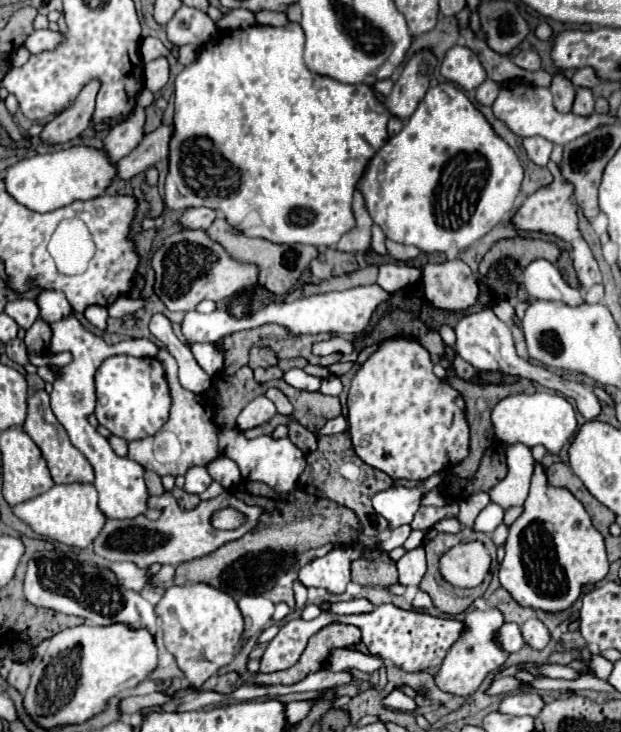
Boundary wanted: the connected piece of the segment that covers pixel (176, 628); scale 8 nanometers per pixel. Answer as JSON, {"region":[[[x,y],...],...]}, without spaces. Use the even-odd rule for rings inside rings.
{"region":[[[206,583],[172,585],[166,587],[154,611],[162,623],[162,641],[174,655],[192,689],[200,691],[206,679],[214,677],[220,667],[232,661],[234,649],[244,631],[244,621],[236,601],[228,593]]]}

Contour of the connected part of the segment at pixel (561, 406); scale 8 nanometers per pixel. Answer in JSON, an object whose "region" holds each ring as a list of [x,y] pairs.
{"region":[[[556,393],[510,395],[492,407],[490,419],[492,419],[492,431],[496,439],[500,439],[504,445],[522,443],[530,449],[536,445],[544,445],[546,451],[552,455],[558,455],[574,439],[578,431],[574,407]]]}

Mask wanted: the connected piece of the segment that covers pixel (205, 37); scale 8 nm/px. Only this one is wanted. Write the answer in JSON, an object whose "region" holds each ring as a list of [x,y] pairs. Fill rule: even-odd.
{"region":[[[182,5],[166,23],[166,35],[174,45],[204,45],[216,35],[214,21],[200,9]]]}

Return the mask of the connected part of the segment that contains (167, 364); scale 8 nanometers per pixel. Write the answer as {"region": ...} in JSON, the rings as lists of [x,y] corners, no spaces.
{"region":[[[160,349],[156,353],[156,359],[160,359],[160,363],[164,365],[164,373],[166,373],[166,381],[168,381],[168,389],[170,389],[170,395],[172,395],[172,407],[170,407],[170,415],[168,415],[168,423],[164,423],[162,431],[170,431],[174,433],[176,437],[180,437],[180,457],[174,461],[174,463],[160,463],[156,461],[154,457],[154,451],[152,451],[152,445],[154,445],[154,437],[148,437],[148,439],[140,439],[140,441],[132,441],[130,443],[130,451],[128,451],[128,457],[136,463],[140,463],[144,469],[148,471],[154,471],[158,473],[160,477],[164,475],[186,475],[186,471],[190,467],[206,467],[210,461],[214,461],[218,457],[218,439],[216,439],[216,433],[218,433],[218,427],[214,423],[214,411],[212,411],[212,405],[210,401],[204,397],[204,395],[198,395],[196,399],[196,393],[192,391],[186,391],[180,383],[178,383],[178,365],[176,365],[176,359],[168,353],[168,349]]]}

